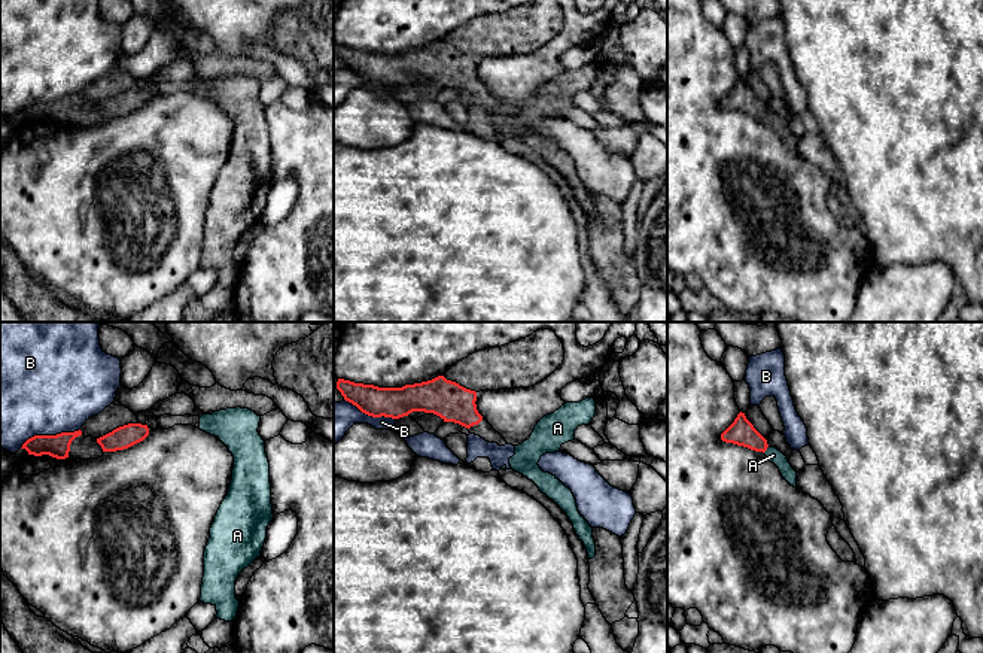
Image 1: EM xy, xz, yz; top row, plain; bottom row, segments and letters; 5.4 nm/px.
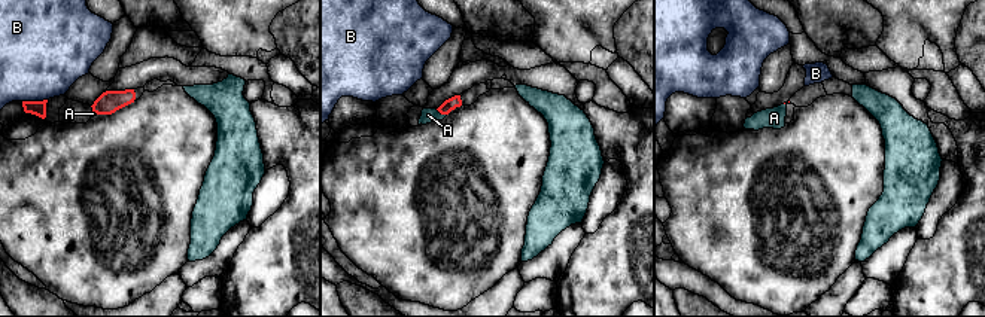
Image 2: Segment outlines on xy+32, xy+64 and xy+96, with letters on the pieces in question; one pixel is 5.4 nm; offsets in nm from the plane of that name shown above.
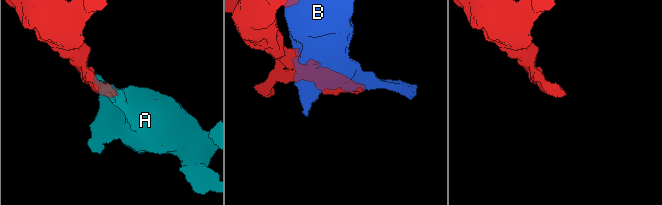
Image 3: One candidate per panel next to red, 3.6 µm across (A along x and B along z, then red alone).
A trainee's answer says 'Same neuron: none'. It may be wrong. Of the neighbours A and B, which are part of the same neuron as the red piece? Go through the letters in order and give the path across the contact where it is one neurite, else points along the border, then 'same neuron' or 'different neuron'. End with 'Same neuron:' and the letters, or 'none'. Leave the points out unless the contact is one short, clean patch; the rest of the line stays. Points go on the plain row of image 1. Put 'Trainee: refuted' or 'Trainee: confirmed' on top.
Trainee: refuted
A: runs through yz (742, 99), (766, 115), (773, 121); same neuron
B: different neuron
Same neuron: A

